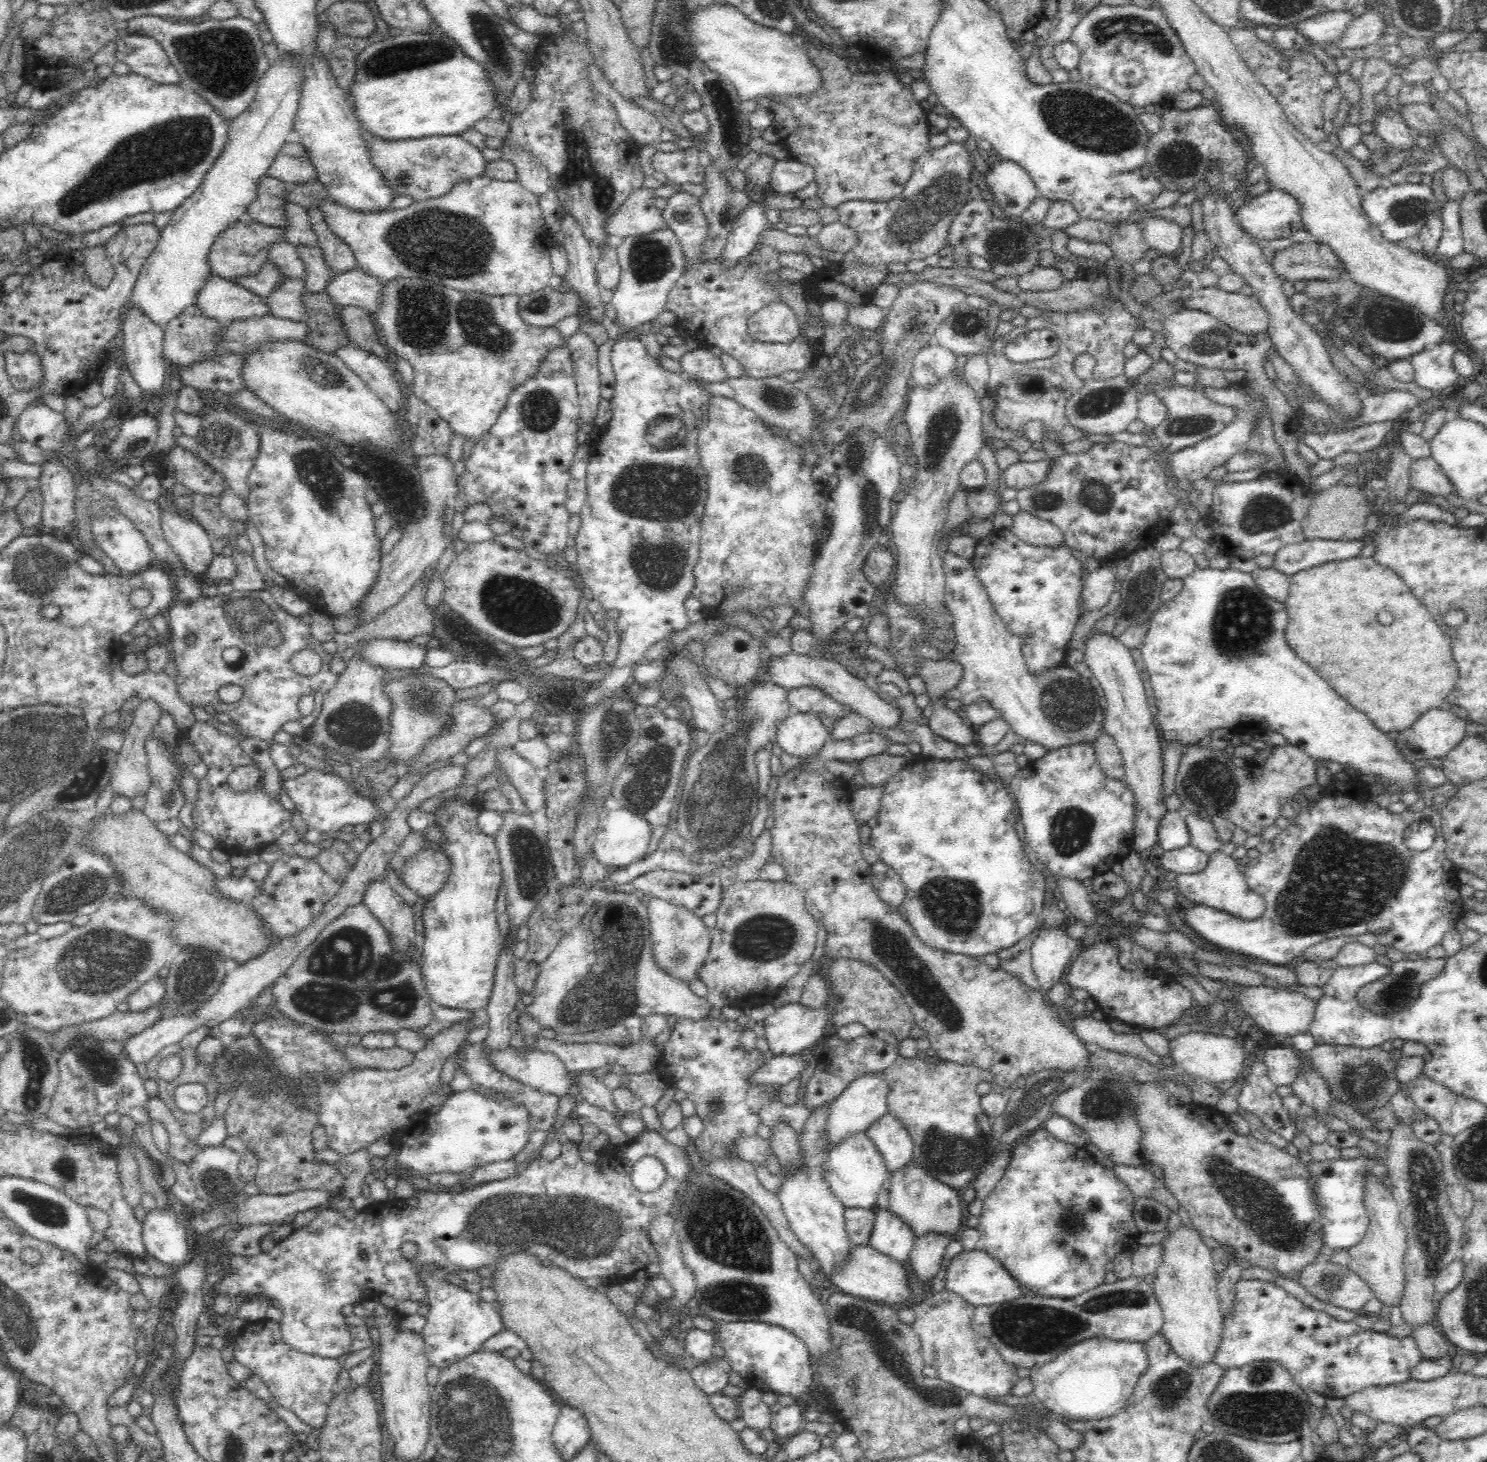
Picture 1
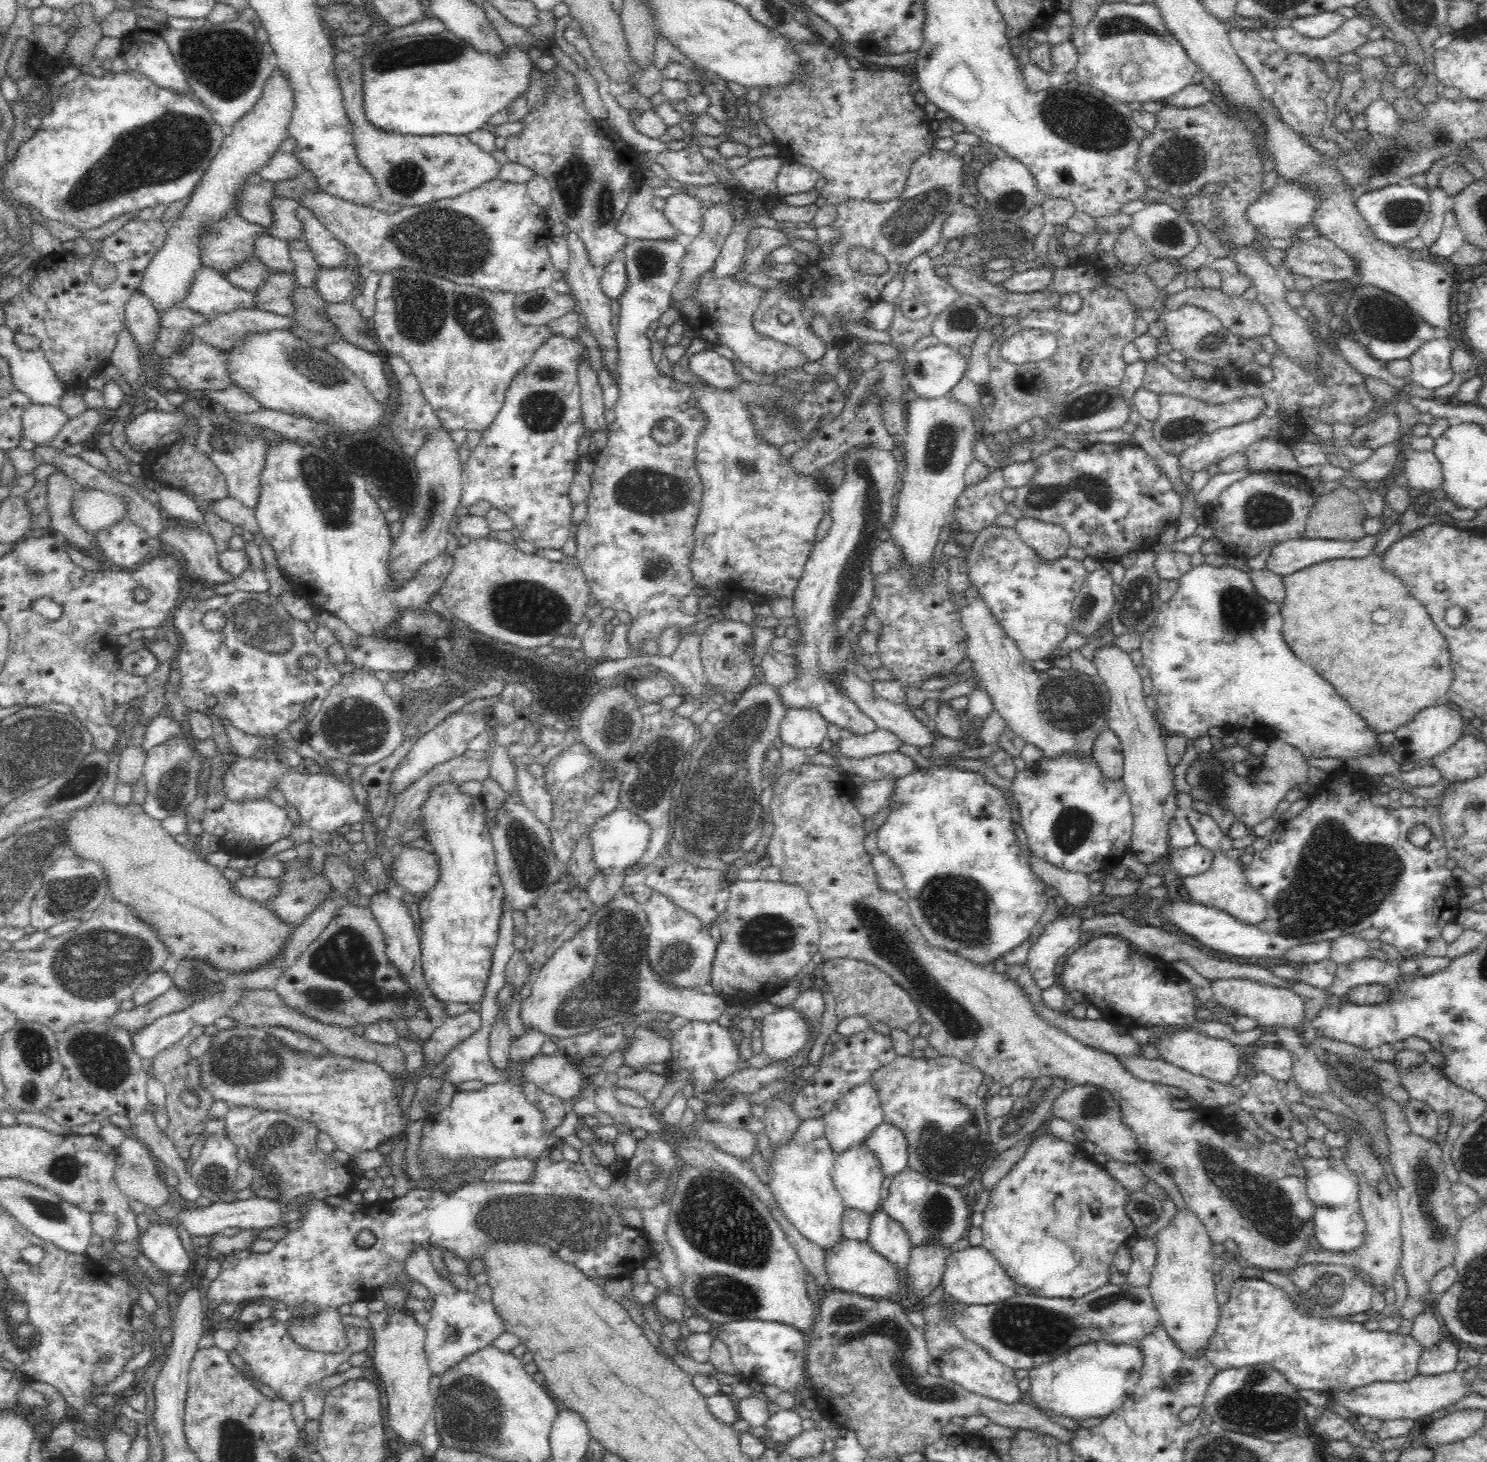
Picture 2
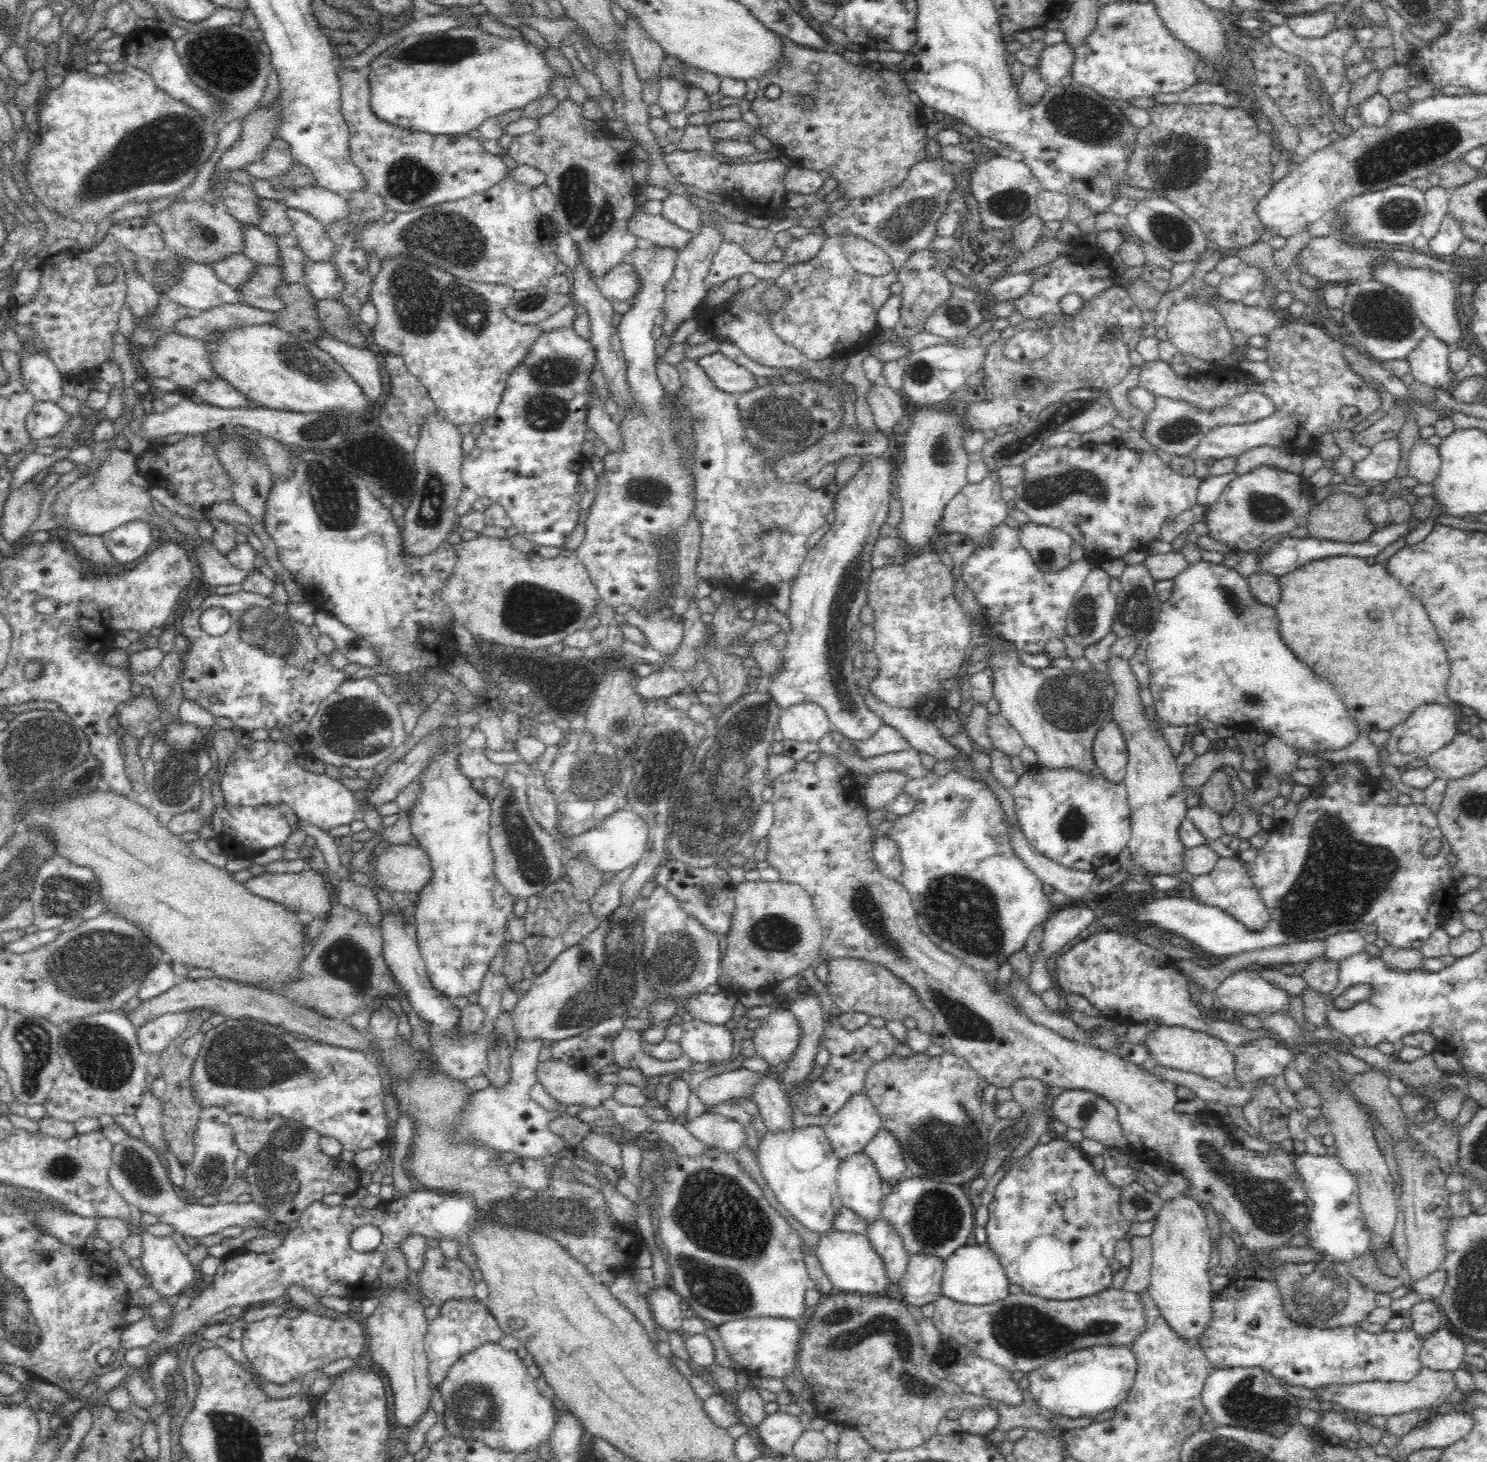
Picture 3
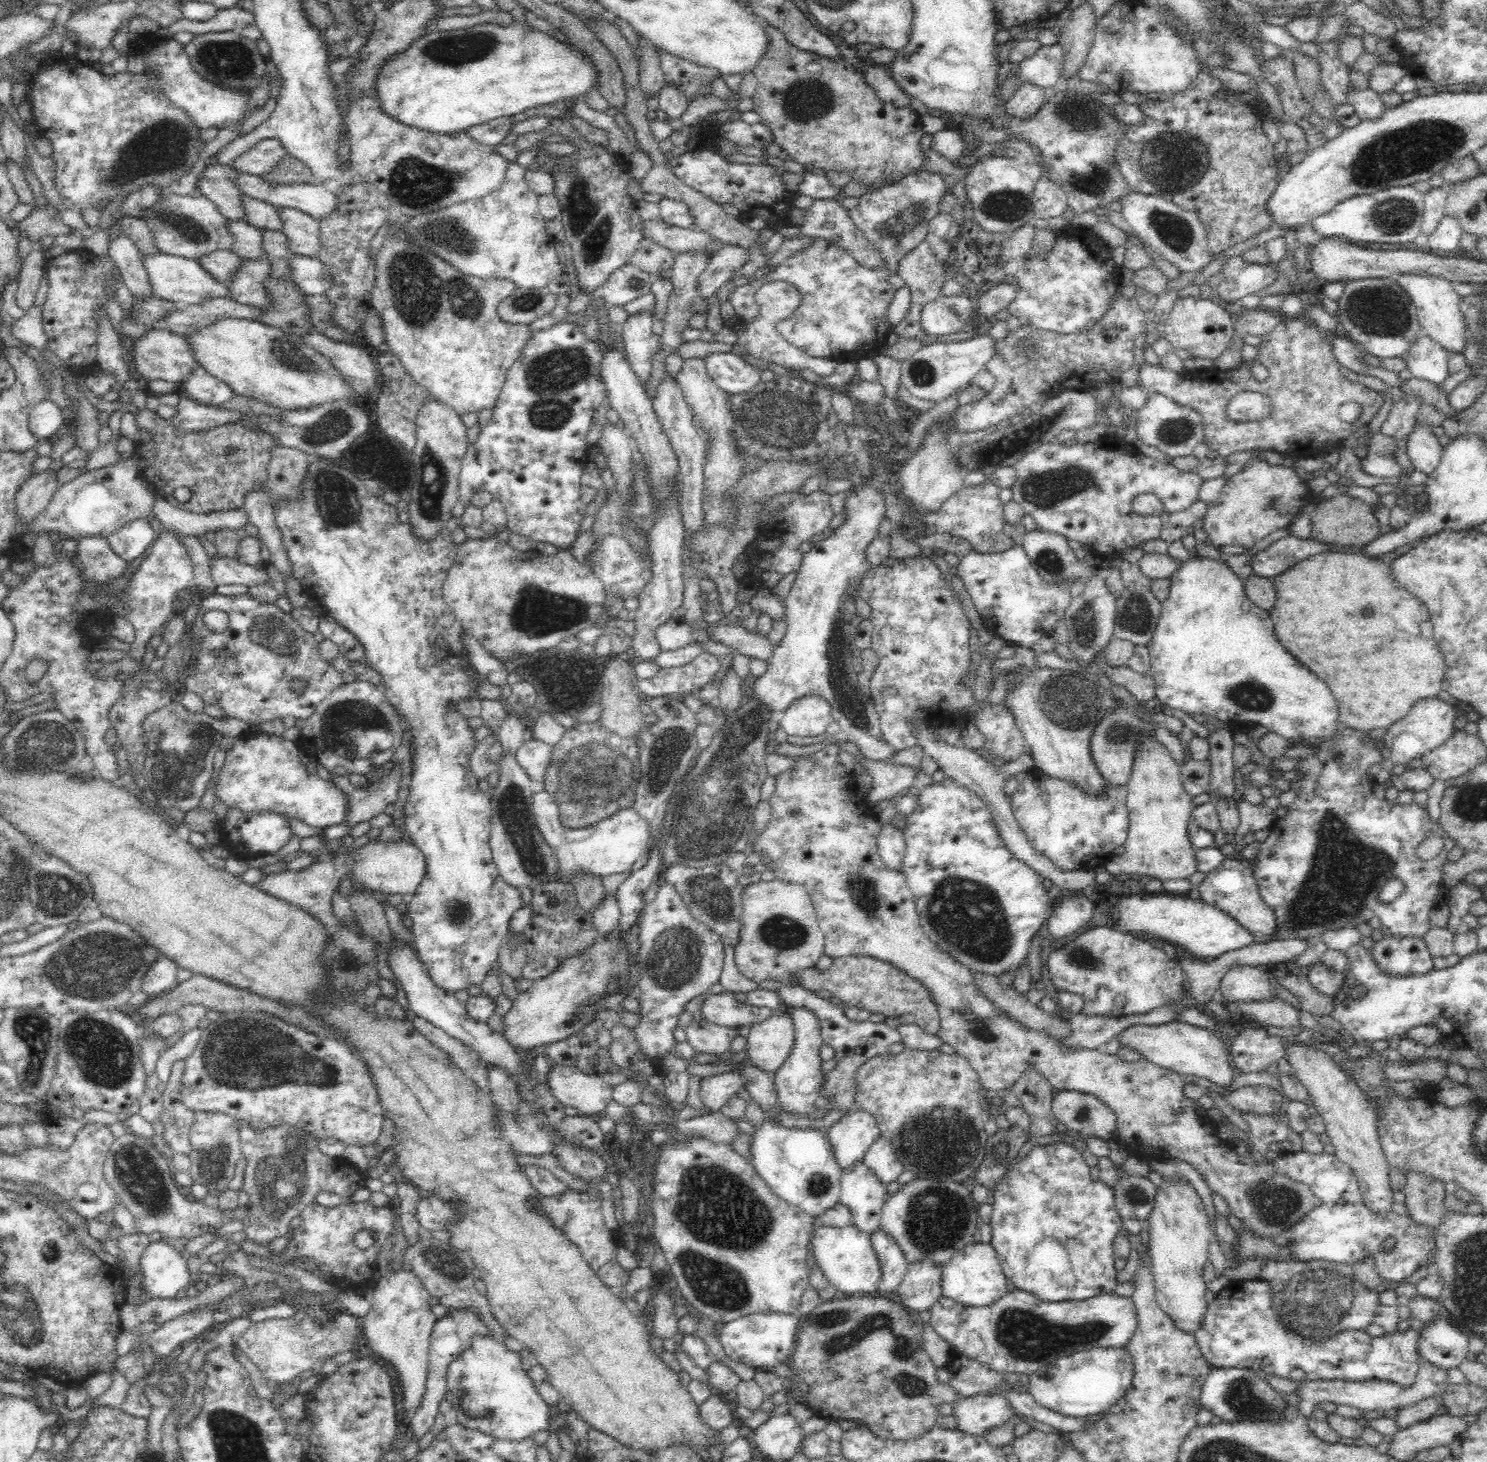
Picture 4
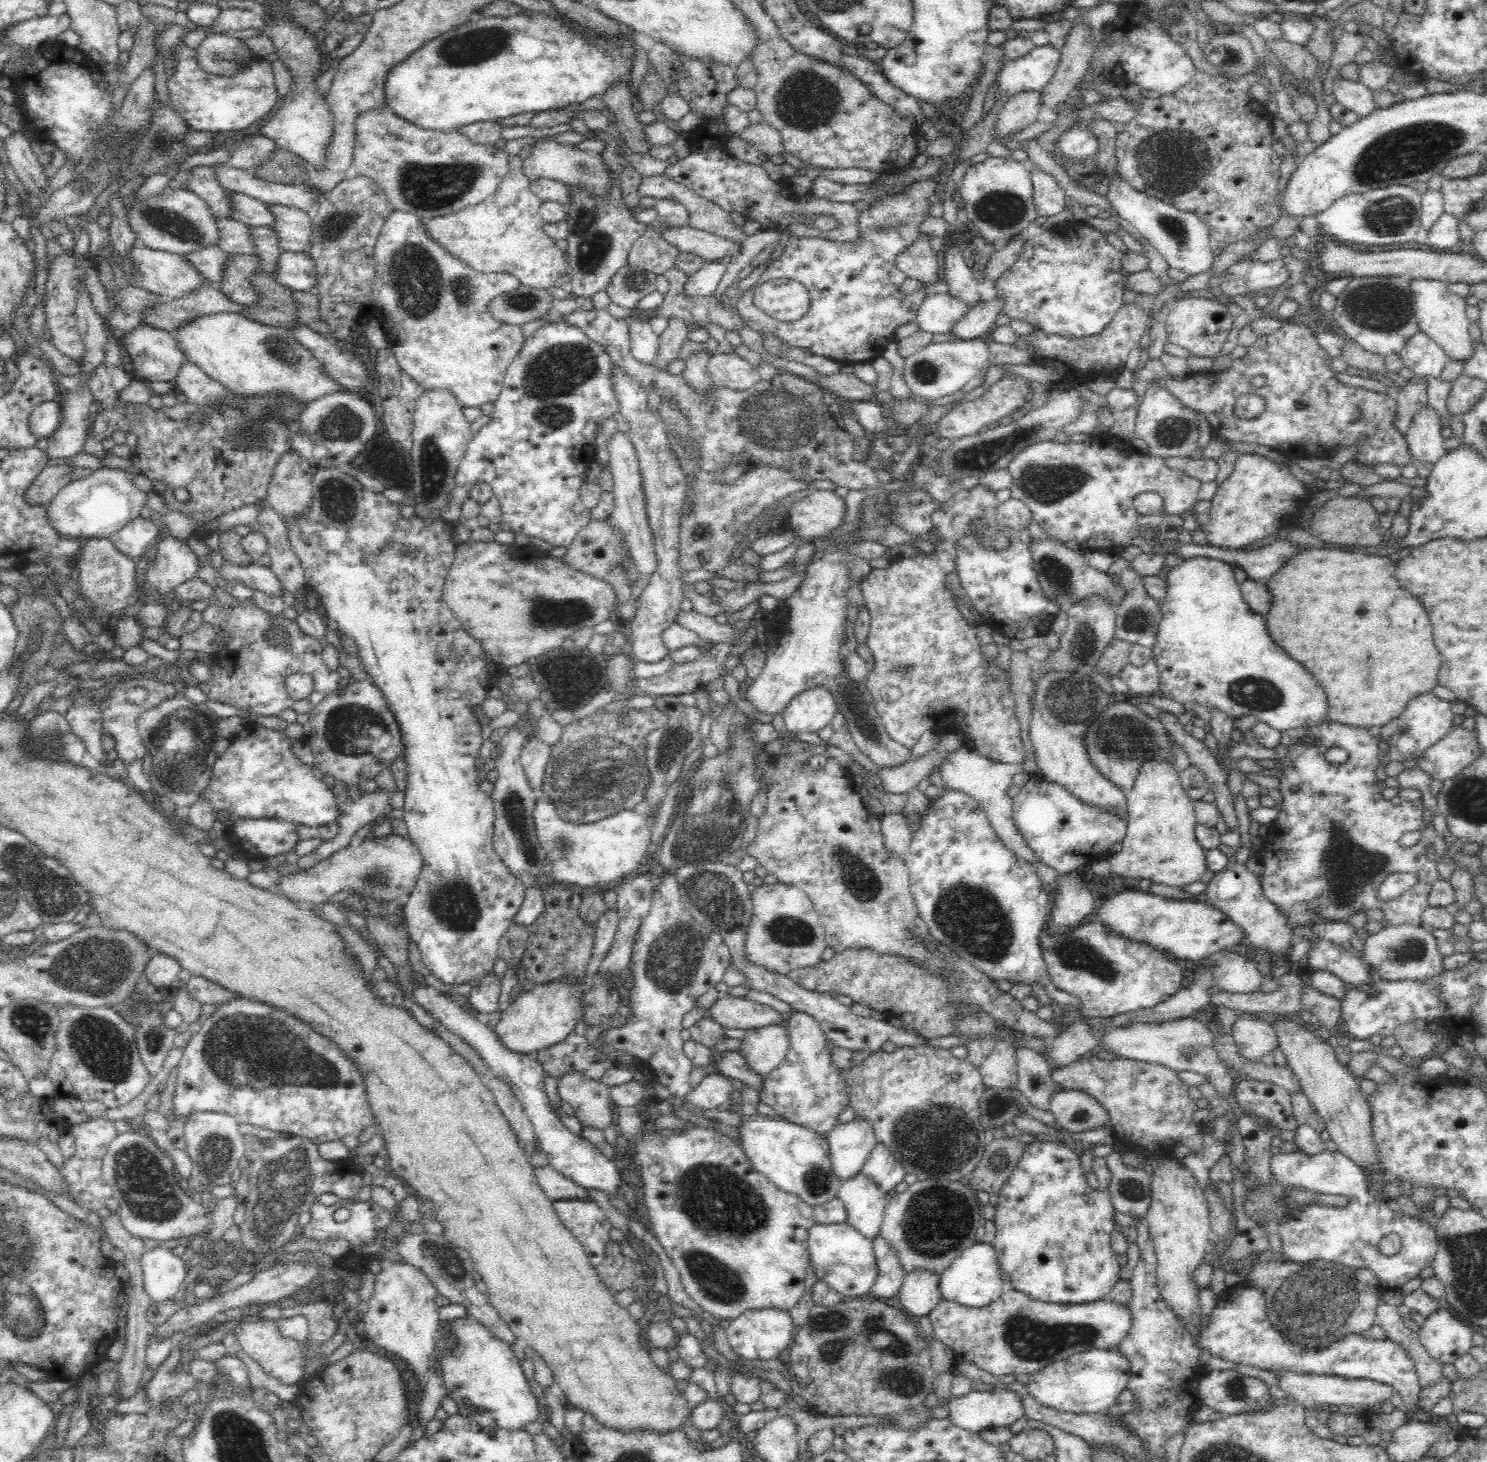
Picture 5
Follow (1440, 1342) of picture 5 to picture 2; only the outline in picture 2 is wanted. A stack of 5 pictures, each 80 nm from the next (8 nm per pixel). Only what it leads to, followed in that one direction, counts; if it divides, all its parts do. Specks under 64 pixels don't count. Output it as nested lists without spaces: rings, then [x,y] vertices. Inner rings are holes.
[[[1441,1340],[1435,1349],[1421,1352],[1418,1372],[1424,1375],[1439,1375],[1454,1371],[1456,1363],[1462,1358],[1458,1351],[1458,1344],[1454,1340]]]

